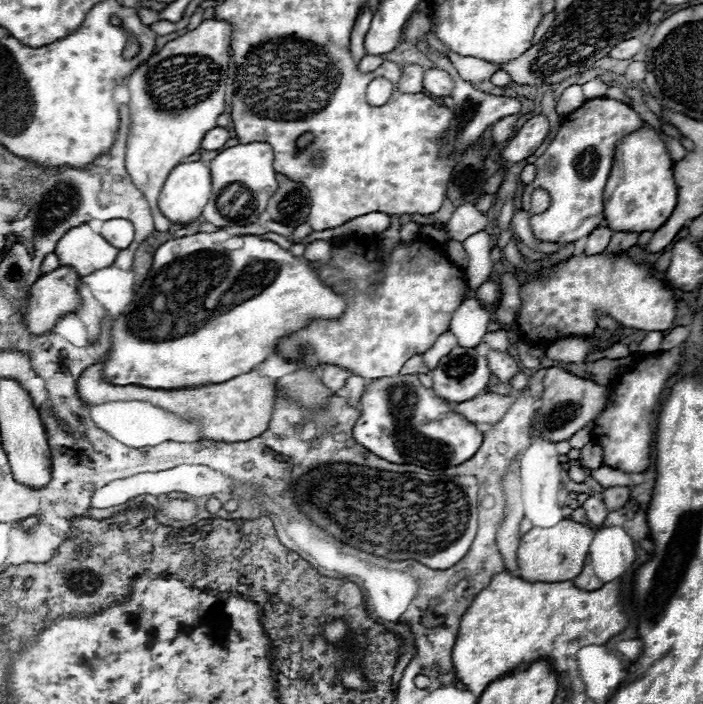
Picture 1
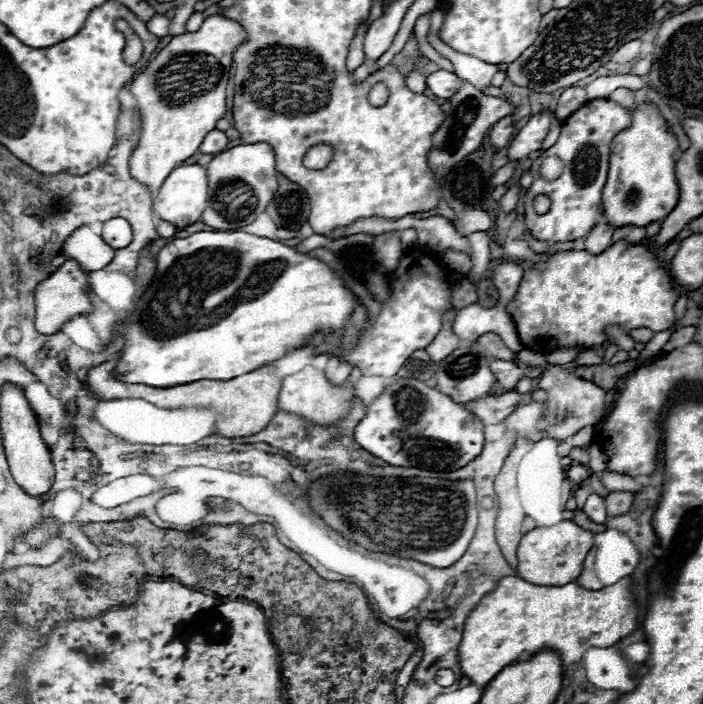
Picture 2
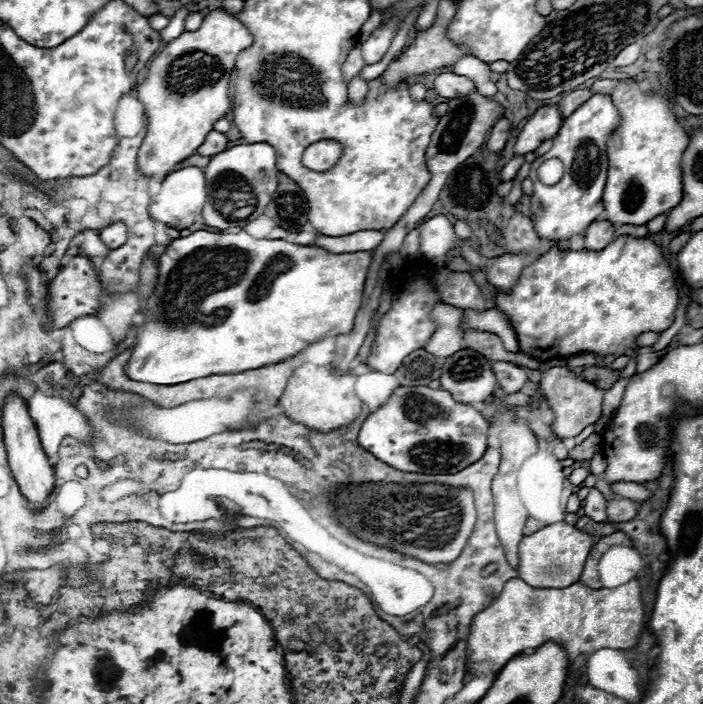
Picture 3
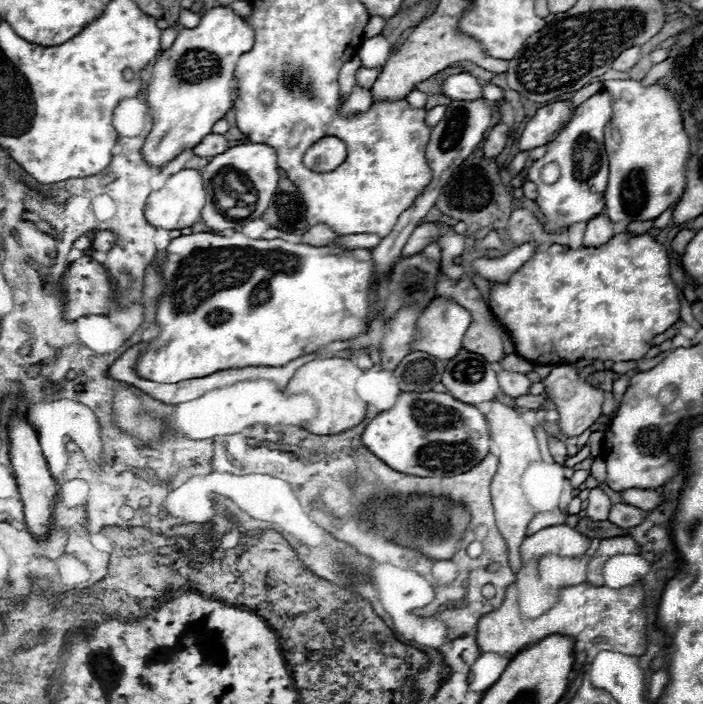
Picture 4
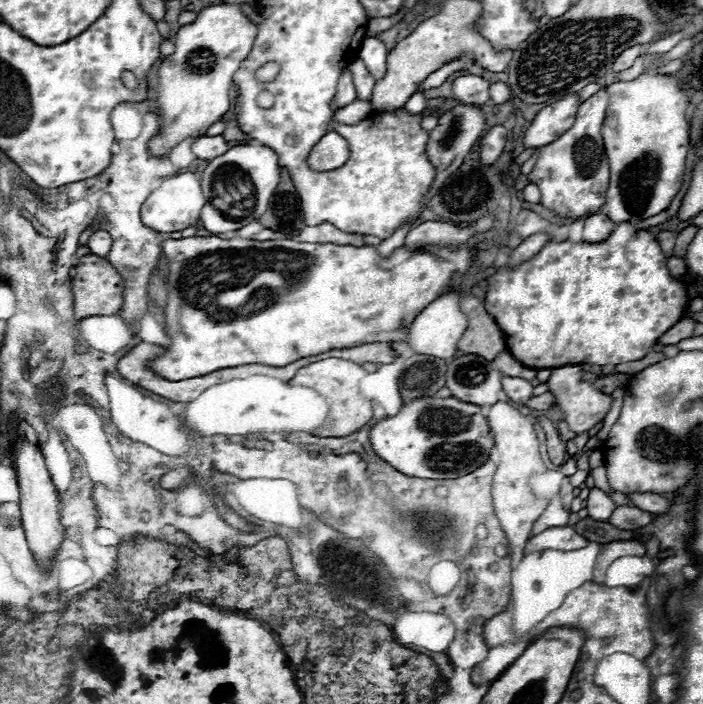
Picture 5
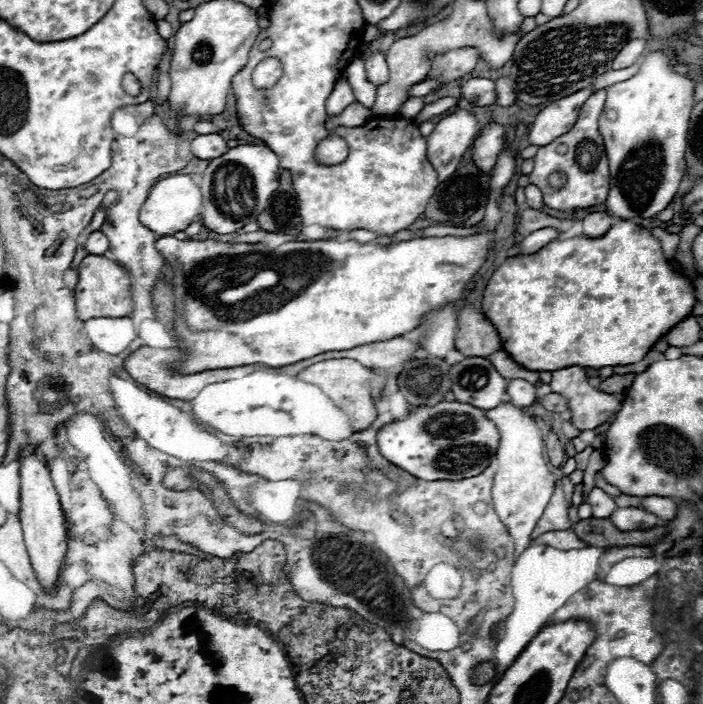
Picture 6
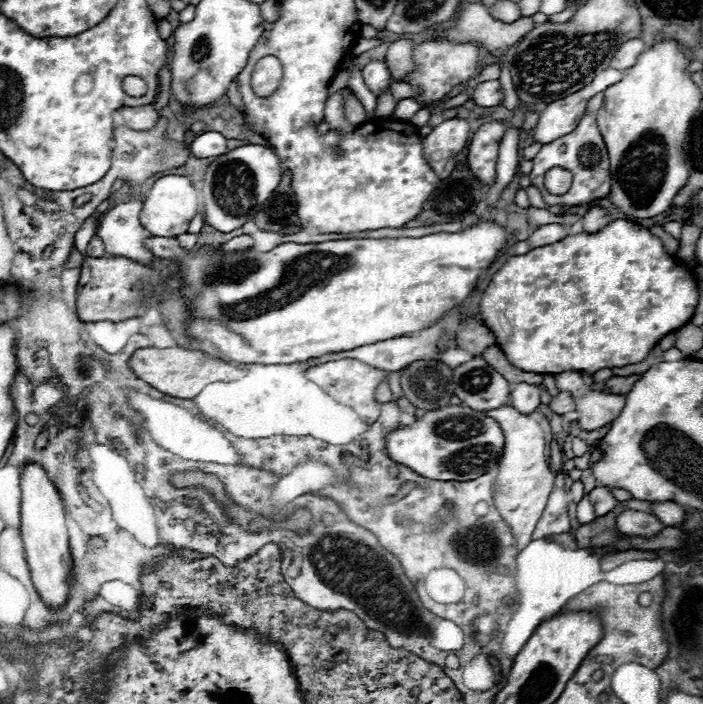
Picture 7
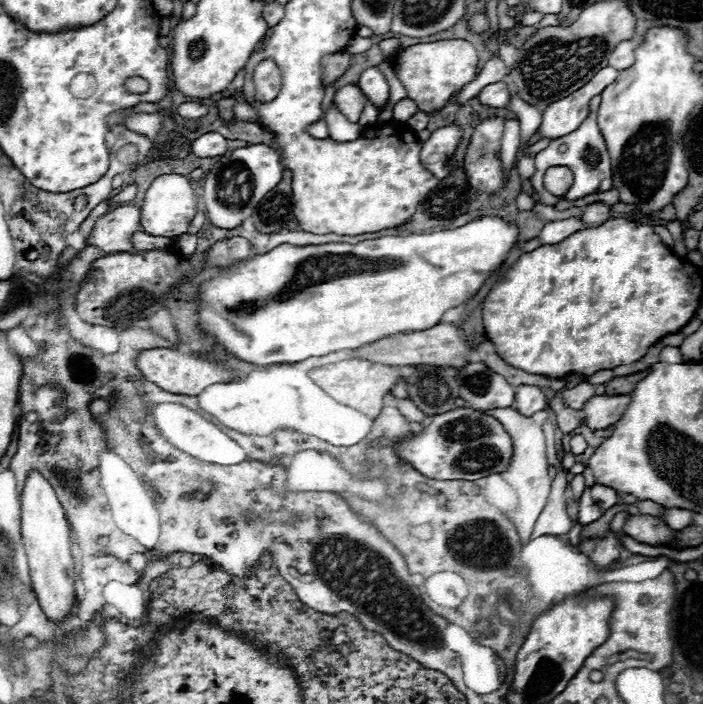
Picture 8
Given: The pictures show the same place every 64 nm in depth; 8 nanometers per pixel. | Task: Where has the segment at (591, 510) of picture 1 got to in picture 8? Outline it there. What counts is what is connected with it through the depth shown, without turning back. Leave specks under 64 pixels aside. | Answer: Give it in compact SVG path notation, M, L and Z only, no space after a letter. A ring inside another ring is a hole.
M594 484L592 486L592 498L598 502L602 510L608 510L610 506L618 504L618 494L614 488L608 488L604 484Z

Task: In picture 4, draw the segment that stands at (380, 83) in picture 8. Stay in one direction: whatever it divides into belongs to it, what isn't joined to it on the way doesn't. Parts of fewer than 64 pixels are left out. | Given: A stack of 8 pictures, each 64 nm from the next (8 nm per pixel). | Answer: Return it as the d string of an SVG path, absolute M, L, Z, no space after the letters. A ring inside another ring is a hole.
M384 36L362 40L362 46L358 50L362 66L376 68L376 70L382 70L384 62L388 60L388 54L392 54L392 46Z

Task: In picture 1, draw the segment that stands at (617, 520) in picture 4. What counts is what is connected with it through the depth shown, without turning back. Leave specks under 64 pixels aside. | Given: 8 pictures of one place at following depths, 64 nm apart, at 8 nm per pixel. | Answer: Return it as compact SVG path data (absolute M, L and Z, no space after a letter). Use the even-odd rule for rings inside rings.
M626 486L606 488L602 492L602 498L604 498L604 504L608 506L608 510L620 510L630 498L630 488L626 488Z

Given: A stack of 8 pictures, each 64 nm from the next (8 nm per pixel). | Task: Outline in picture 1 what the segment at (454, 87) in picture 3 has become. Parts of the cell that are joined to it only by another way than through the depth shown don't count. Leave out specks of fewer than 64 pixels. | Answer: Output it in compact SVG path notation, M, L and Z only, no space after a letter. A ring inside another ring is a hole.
M432 68L424 72L424 90L430 92L432 96L438 96L438 98L450 96L452 88L454 88L454 80L446 70Z

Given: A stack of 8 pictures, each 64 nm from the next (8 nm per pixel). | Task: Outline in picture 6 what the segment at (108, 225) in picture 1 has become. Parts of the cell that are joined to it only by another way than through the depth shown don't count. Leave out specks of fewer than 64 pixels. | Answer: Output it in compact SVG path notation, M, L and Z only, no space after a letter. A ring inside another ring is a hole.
M92 232L86 246L88 246L88 254L106 254L108 252L108 240L102 232Z

